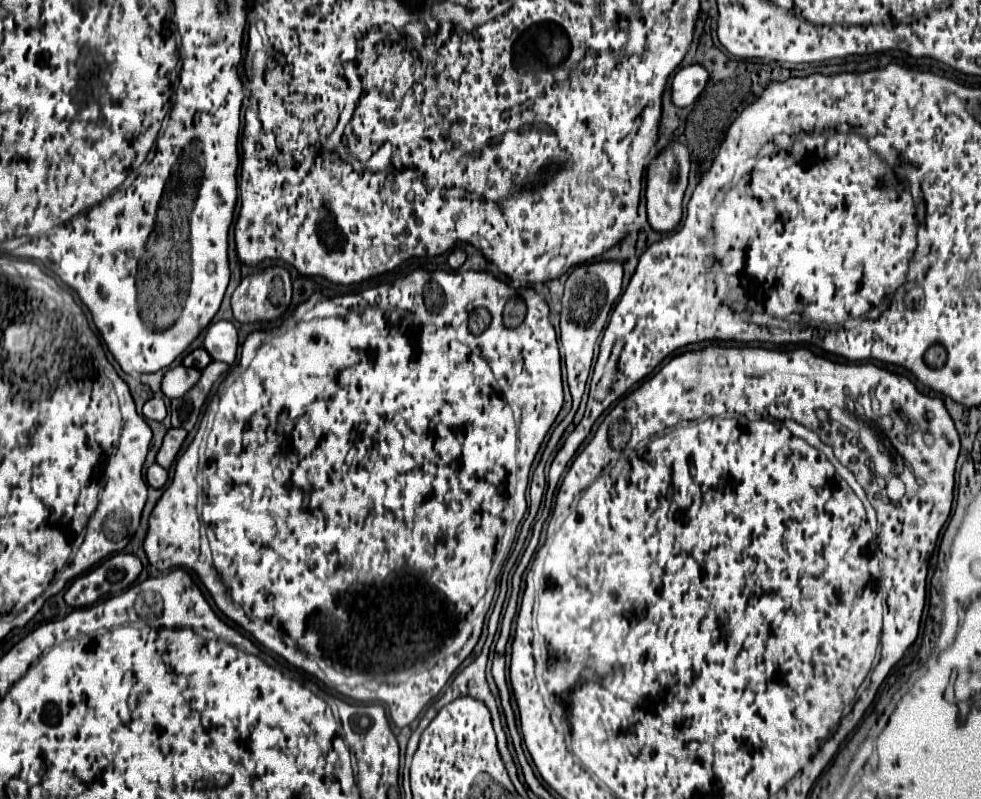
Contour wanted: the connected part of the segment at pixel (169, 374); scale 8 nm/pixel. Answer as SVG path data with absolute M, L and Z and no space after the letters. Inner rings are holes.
M184 365L172 367L166 371L166 375L162 379L162 393L168 399L182 397L190 389L190 385L196 385L198 379L200 379L200 371L196 371L196 369L188 369Z

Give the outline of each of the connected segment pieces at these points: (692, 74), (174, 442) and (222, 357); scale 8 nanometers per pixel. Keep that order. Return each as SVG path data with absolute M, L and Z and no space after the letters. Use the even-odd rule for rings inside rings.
M702 65L682 67L672 79L670 99L676 107L688 107L696 101L708 81L708 71Z
M168 429L166 435L164 435L164 441L162 441L162 447L156 455L156 463L162 465L164 469L170 469L176 453L180 451L182 443L186 439L186 431L184 429Z
M216 321L206 329L204 349L216 361L224 361L228 365L236 359L238 349L238 333L230 321Z

